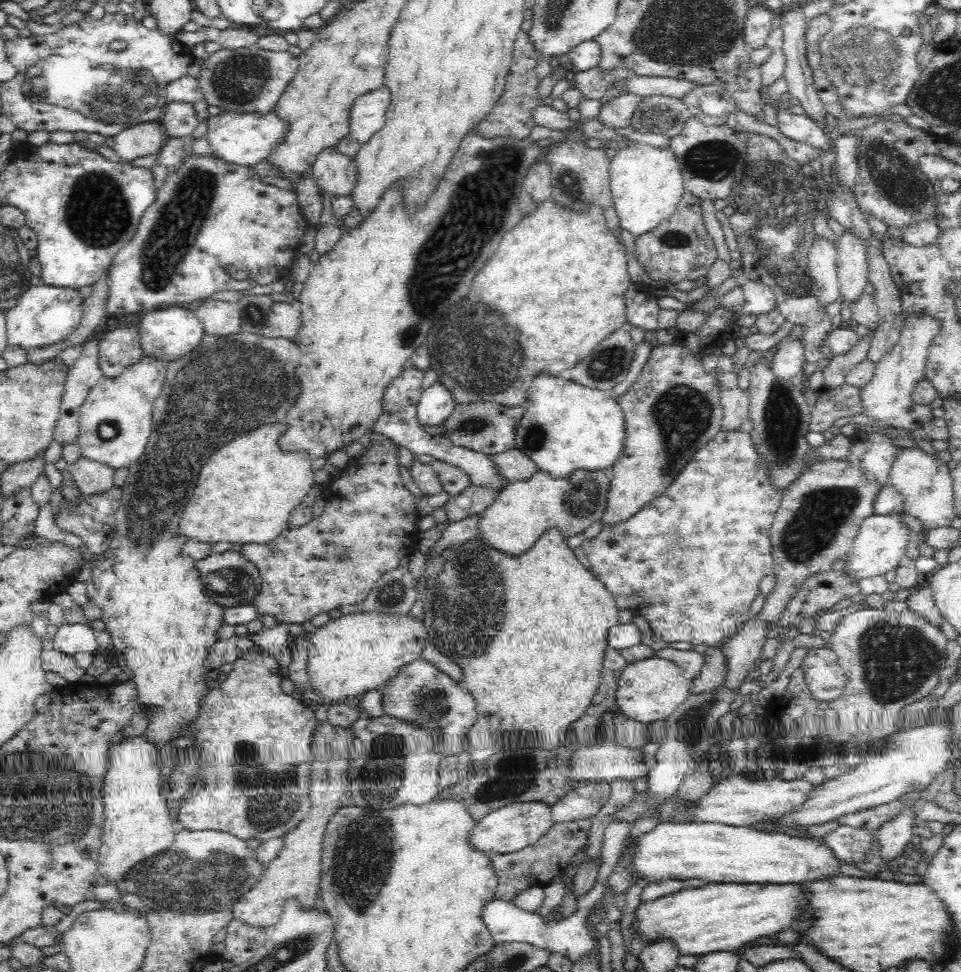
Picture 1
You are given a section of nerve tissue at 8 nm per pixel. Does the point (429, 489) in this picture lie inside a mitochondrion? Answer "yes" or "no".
no

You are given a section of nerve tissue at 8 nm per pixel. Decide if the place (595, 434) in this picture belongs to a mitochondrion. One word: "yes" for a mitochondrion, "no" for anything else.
no

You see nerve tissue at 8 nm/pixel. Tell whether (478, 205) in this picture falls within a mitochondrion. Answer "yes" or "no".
yes

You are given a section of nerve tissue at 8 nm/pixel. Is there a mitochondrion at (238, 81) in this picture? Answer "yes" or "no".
yes

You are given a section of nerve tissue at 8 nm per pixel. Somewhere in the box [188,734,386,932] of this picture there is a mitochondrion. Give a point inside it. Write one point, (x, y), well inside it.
(268, 804)

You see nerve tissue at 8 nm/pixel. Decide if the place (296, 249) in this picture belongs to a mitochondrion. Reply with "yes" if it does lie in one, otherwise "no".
no

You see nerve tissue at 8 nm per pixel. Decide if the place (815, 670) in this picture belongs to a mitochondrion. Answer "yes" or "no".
no

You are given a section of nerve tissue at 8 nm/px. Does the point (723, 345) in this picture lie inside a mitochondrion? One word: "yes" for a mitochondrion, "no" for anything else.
no

